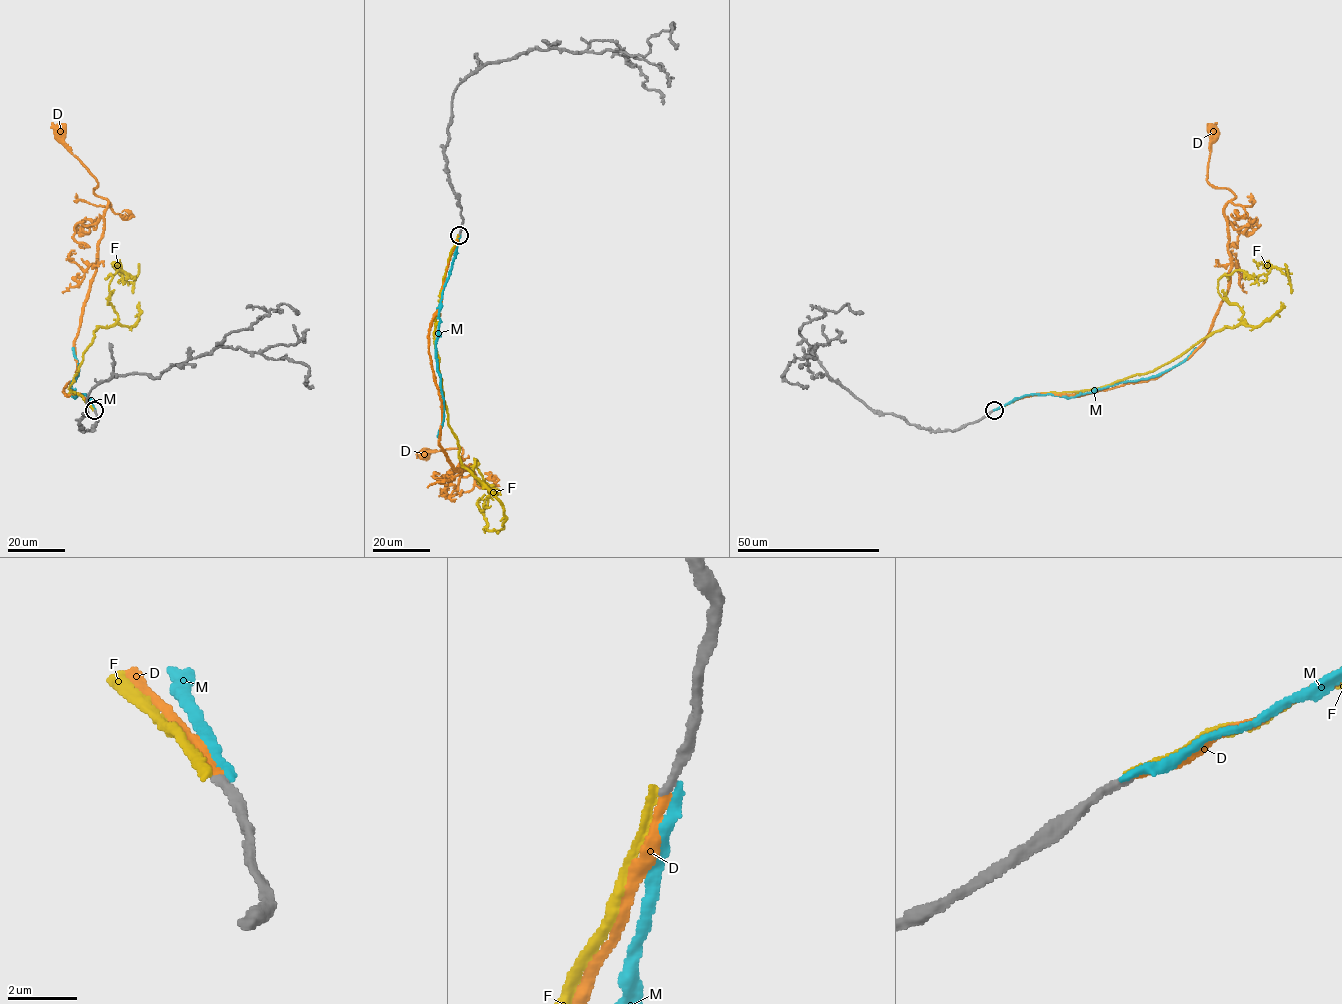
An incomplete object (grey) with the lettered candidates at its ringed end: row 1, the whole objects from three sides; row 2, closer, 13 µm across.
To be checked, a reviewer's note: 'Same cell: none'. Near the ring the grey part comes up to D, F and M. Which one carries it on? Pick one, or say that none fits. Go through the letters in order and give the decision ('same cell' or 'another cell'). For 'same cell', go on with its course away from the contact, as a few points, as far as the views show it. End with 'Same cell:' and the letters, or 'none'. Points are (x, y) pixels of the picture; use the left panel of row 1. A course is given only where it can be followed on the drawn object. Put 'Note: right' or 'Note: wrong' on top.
Note: wrong
D: same cell; it runs (94, 409), (79, 394), (64, 390), (75, 377), (74, 340), (108, 201), (94, 193), (97, 182), (61, 129)
F: another cell
M: another cell
Same cell: D

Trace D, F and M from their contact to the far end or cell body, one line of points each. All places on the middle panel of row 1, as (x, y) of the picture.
D: (459, 235), (429, 348), (440, 400), (439, 445), (456, 469), (473, 471), (459, 474), (461, 448), (426, 454)
F: (458, 235), (439, 373), (459, 461), (497, 493), (487, 528), (503, 525)
M: (459, 234), (439, 308), (436, 358), (444, 420), (437, 437)

